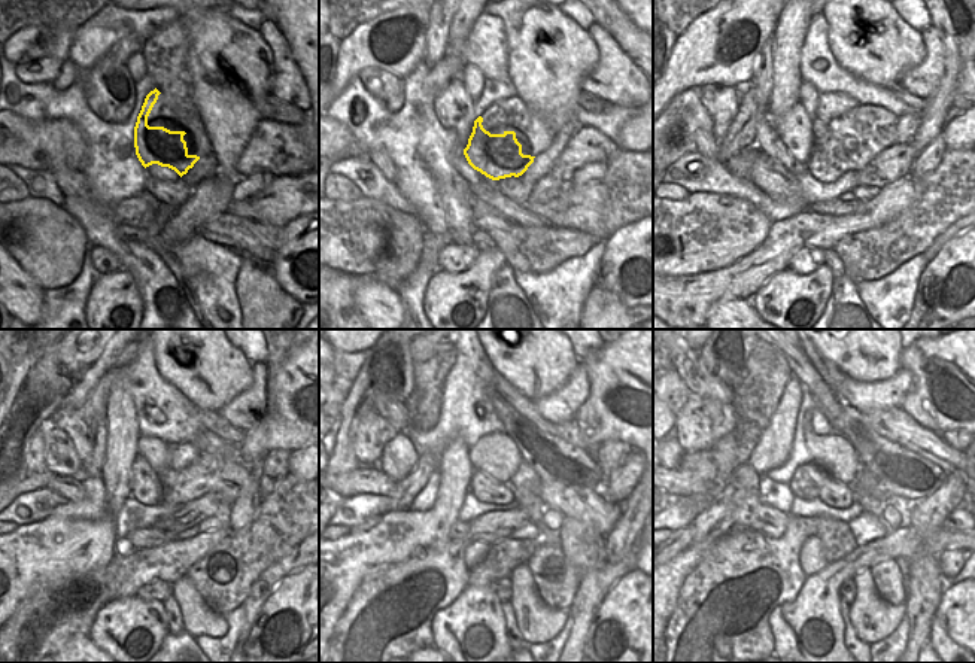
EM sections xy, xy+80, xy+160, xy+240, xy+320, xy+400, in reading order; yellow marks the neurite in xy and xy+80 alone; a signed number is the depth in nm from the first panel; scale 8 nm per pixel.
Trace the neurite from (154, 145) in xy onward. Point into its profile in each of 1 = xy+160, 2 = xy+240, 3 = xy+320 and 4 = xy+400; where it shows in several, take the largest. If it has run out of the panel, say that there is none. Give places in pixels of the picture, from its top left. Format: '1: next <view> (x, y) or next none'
1: next xy+160 (832, 155)
2: next xy+240 (175, 492)
3: next xy+320 (582, 504)
4: next xy+400 (956, 522)

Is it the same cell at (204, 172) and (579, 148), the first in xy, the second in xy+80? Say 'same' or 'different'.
different

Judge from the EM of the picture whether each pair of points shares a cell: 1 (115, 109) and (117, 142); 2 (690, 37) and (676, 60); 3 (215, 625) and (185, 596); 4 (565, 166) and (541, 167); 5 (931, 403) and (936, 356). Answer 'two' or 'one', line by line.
1: two
2: one
3: one
4: two
5: one

